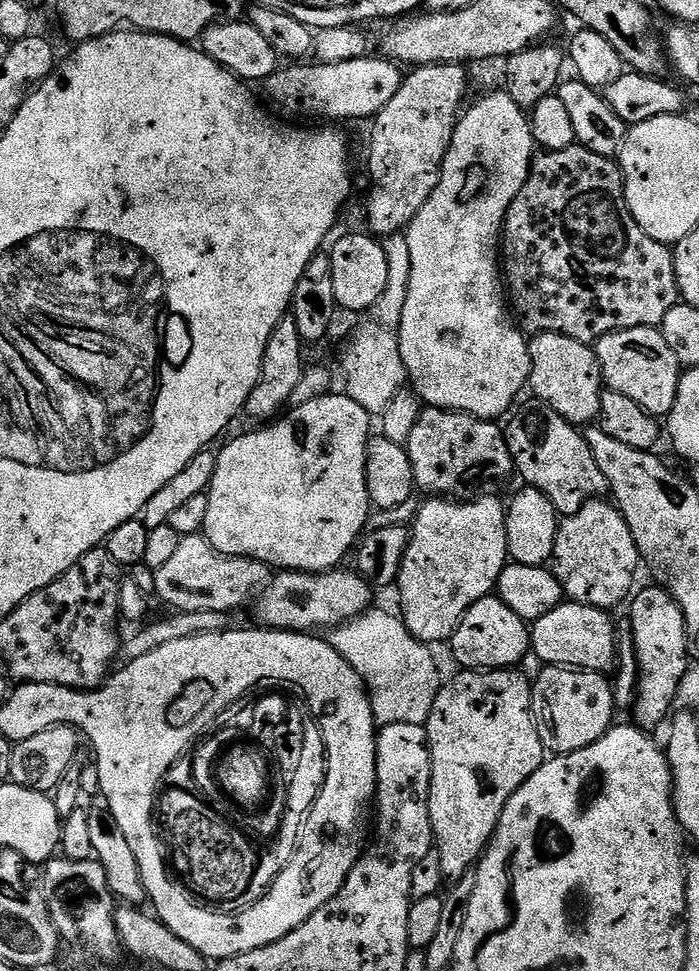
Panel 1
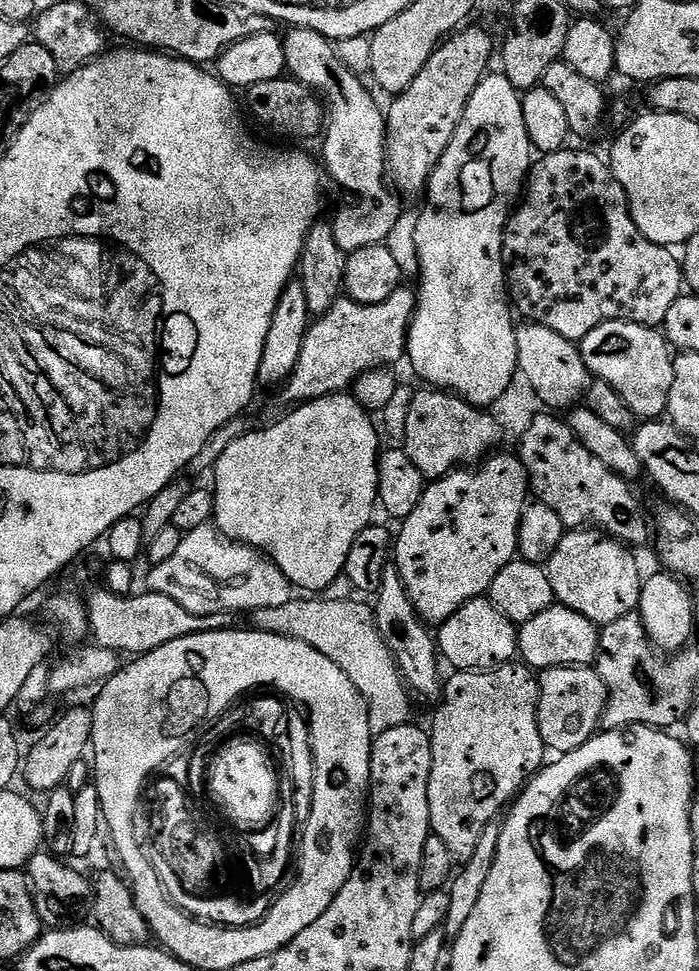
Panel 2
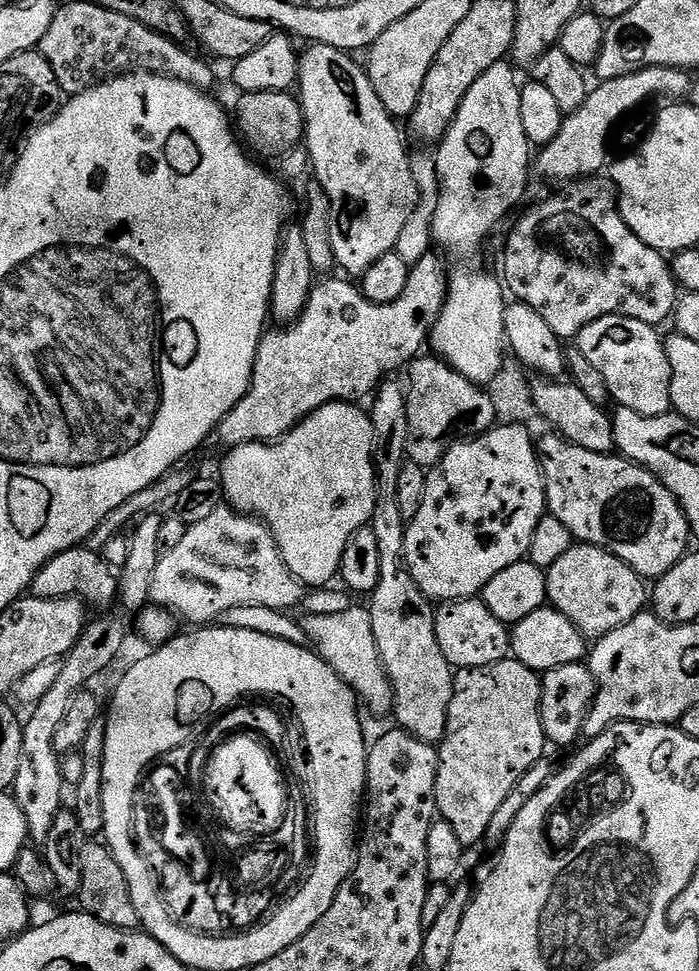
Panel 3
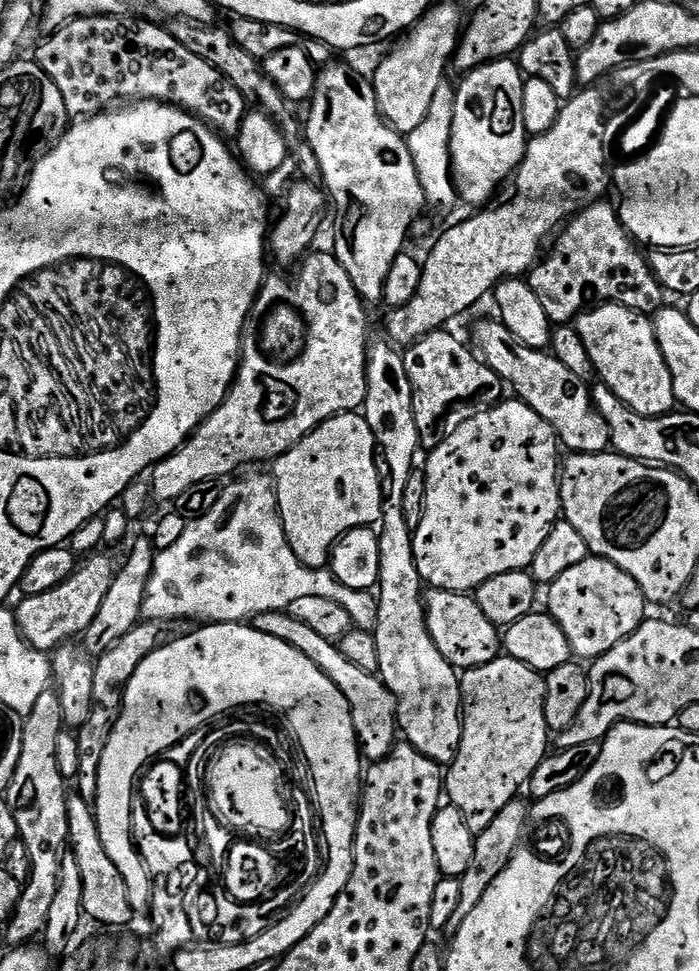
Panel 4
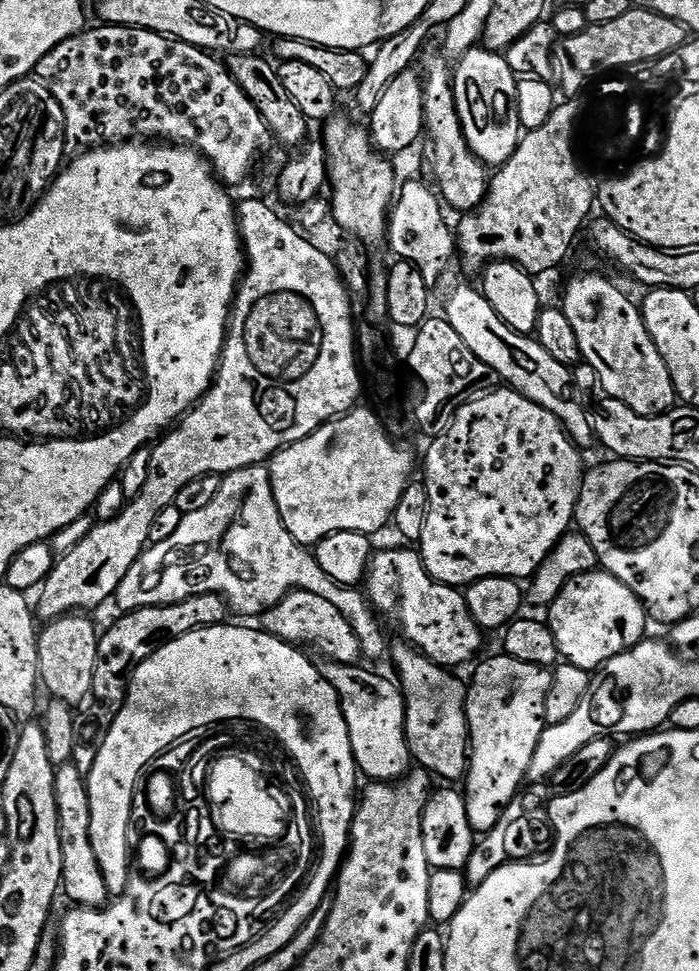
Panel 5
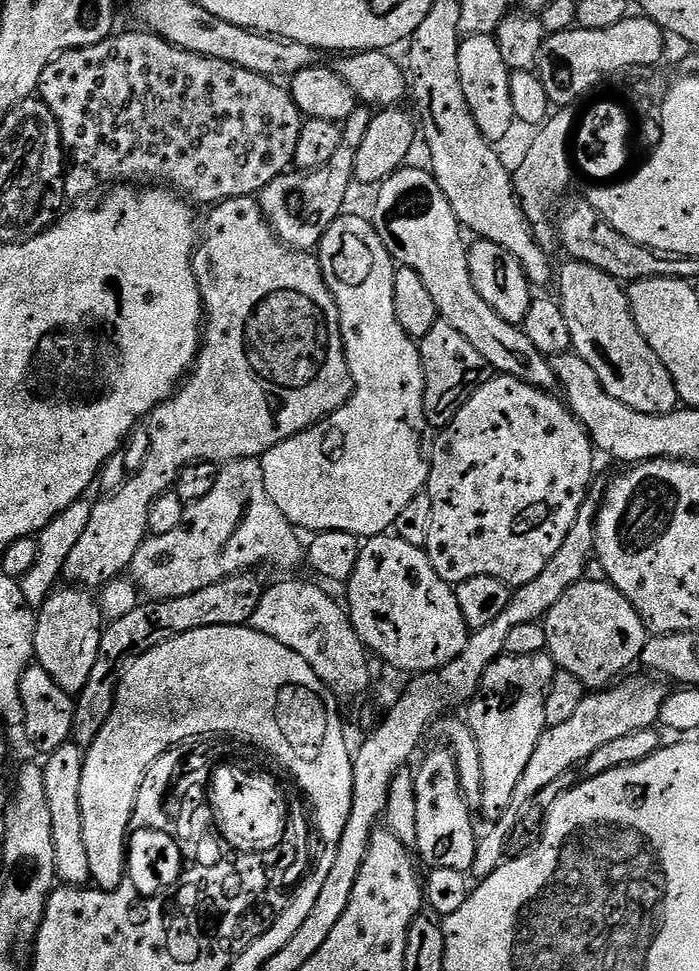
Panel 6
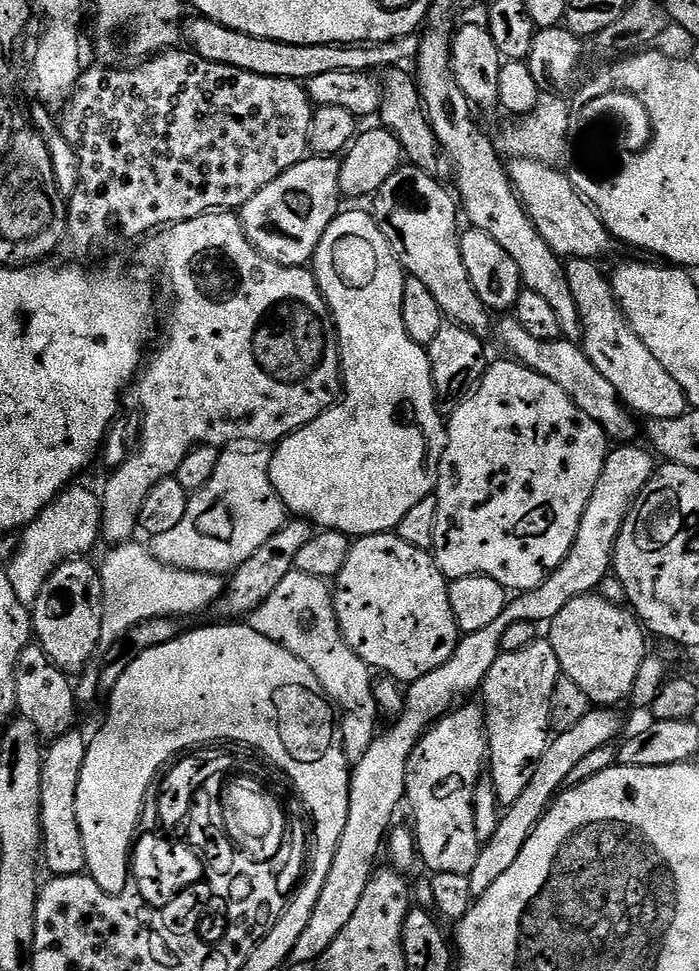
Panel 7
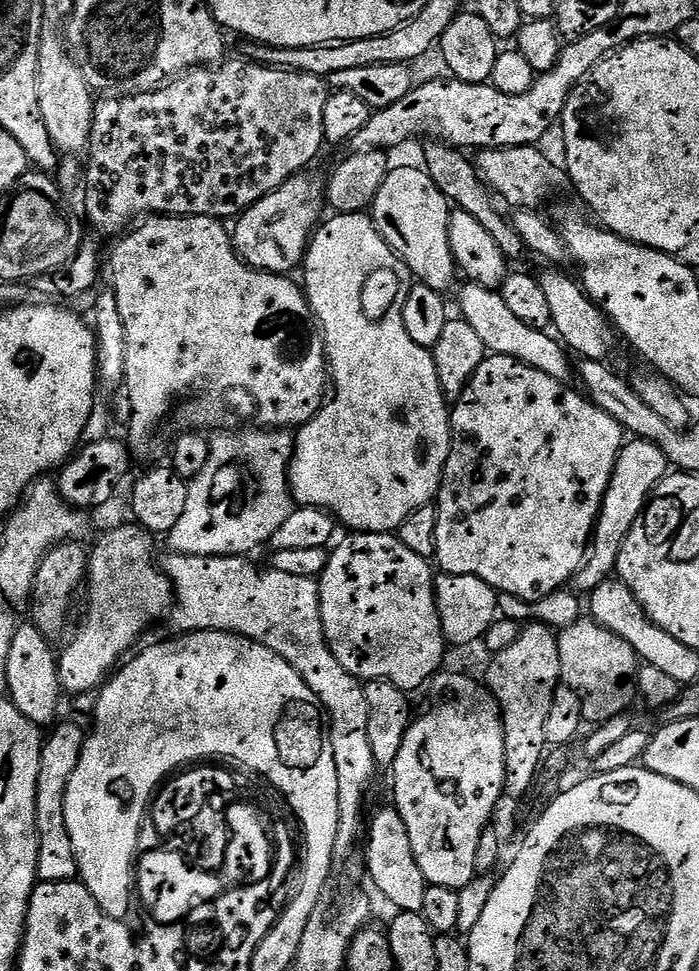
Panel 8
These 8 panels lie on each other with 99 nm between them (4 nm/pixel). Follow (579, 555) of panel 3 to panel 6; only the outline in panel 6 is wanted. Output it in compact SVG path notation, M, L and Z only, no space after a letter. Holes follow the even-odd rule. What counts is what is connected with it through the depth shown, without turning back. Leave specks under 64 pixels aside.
M579 580L566 590L566 594L562 594L562 598L558 598L558 602L554 602L542 623L546 630L547 655L552 657L559 671L574 674L574 678L578 678L578 682L582 682L588 690L607 689L613 681L623 677L629 671L627 668L639 661L644 643L650 639L650 633L632 603L607 580Z

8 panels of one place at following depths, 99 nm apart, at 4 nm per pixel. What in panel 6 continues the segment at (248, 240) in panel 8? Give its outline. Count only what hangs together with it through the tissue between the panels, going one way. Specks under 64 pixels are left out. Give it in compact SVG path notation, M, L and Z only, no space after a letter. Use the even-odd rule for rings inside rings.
M357 106L354 114L343 121L338 150L334 150L334 158L330 158L326 166L289 171L274 178L274 182L270 182L259 192L260 209L283 244L301 250L315 249L328 227L340 219L345 211L344 203L348 200L348 187L353 187L354 184L358 146L362 146L366 130L370 130L373 115L371 107Z

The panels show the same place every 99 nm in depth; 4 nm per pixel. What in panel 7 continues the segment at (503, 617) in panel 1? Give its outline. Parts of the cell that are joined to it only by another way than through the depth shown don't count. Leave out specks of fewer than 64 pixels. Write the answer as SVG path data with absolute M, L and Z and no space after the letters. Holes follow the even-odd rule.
M395 531L379 532L373 536L362 536L351 541L346 564L334 578L332 602L336 621L346 646L377 673L389 672L396 680L411 682L438 670L454 654L462 635L456 624L454 610L450 610L449 581L436 565L431 551L410 546L402 542Z

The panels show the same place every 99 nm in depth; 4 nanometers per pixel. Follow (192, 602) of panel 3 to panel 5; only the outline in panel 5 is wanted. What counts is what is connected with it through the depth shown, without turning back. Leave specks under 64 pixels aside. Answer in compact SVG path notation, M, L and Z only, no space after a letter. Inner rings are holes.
M255 464L253 468L228 473L221 479L218 495L214 497L214 502L210 502L210 506L197 510L194 514L186 514L178 530L174 530L174 534L170 534L166 542L158 542L145 548L134 566L130 566L126 578L122 578L114 604L120 607L121 613L126 613L136 608L177 604L186 598L214 594L224 597L235 615L237 612L240 616L260 618L269 608L286 598L289 592L299 591L318 594L318 598L326 598L326 602L331 602L337 608L342 618L350 622L358 638L361 657L365 661L380 660L383 656L385 659L389 655L390 639L384 634L379 618L372 613L373 605L367 595L359 587L345 588L343 584L334 582L334 578L330 578L330 574L326 574L326 570L318 566L315 555L305 545L299 544L290 534L290 530L286 530L282 514L278 514L278 506L274 502L269 469L264 464Z

